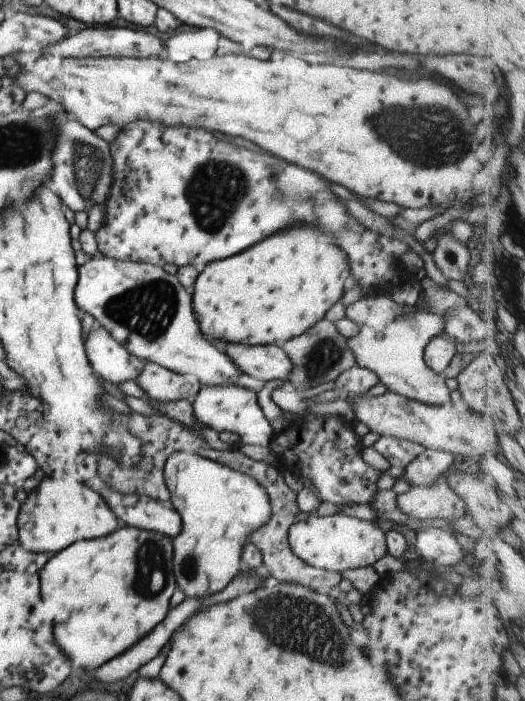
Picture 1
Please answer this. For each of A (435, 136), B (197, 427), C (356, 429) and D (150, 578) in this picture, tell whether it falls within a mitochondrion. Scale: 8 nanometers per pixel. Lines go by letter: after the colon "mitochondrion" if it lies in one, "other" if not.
A: mitochondrion
B: other
C: other
D: mitochondrion

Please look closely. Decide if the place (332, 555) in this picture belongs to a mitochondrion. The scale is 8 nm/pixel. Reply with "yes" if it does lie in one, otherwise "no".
no

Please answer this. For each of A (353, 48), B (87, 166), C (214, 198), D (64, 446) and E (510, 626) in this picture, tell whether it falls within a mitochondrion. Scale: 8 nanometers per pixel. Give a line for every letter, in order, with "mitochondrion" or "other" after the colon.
A: other
B: mitochondrion
C: mitochondrion
D: other
E: other

